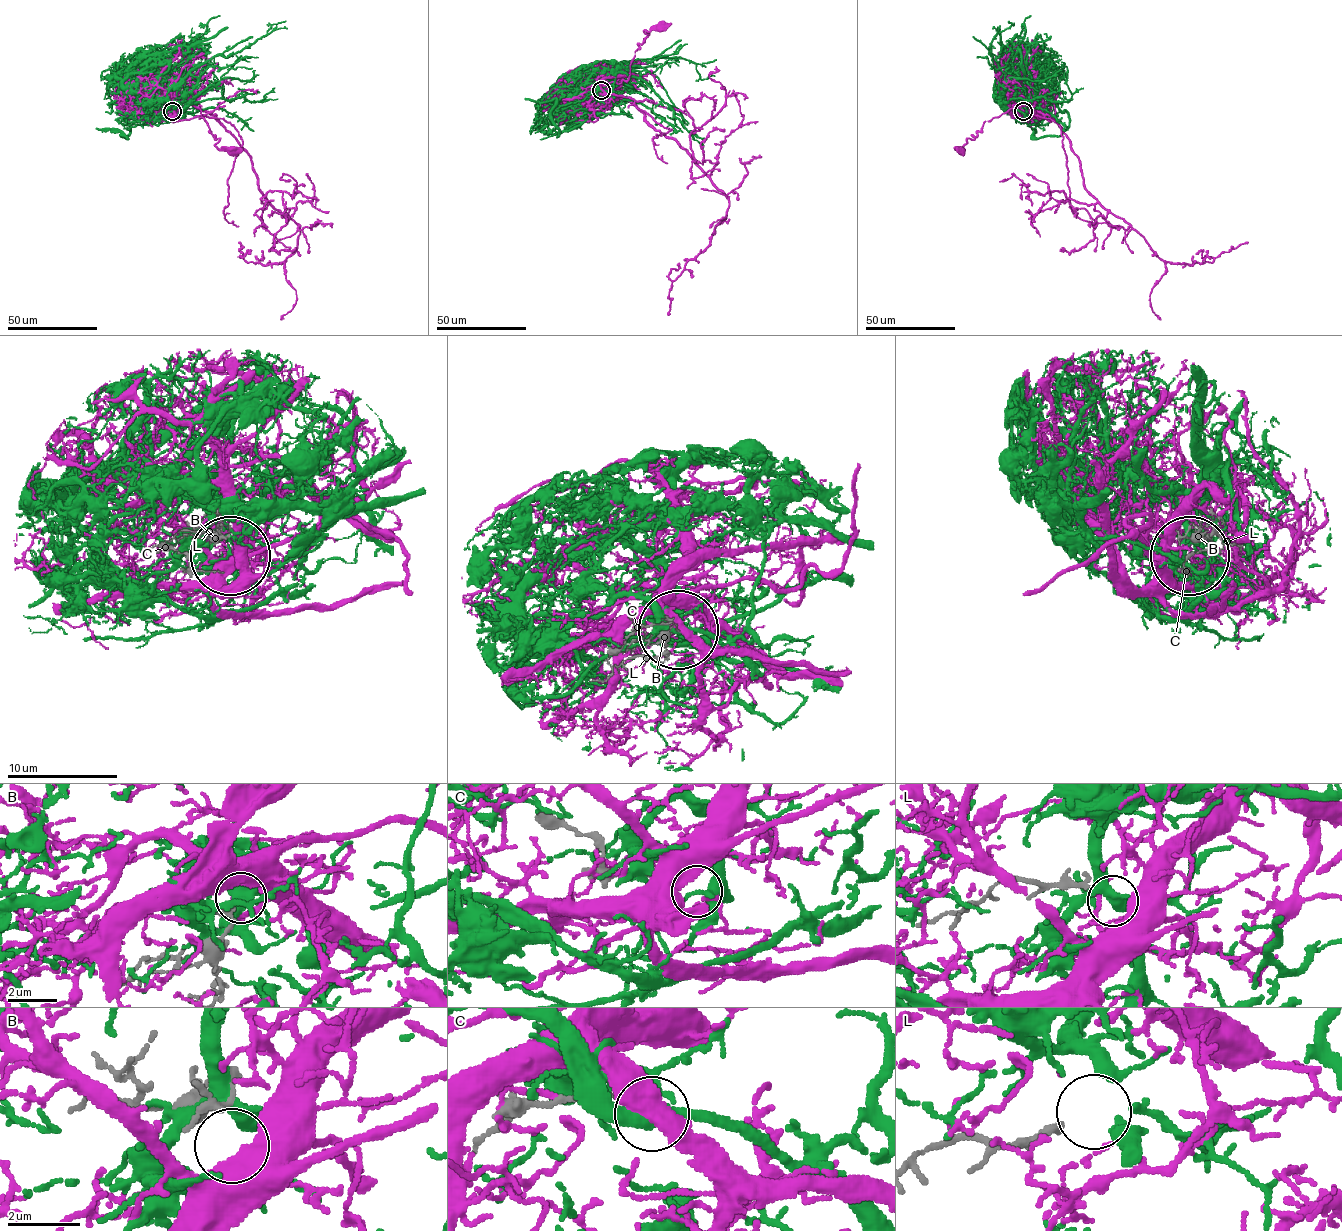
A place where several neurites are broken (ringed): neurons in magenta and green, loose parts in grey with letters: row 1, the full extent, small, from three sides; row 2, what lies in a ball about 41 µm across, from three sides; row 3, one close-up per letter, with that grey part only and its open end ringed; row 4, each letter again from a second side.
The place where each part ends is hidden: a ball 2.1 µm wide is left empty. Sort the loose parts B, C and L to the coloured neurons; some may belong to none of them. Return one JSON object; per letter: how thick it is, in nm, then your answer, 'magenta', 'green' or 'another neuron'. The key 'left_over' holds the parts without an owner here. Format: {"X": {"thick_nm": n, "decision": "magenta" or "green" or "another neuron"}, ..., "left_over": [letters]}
{"B": {"thick_nm": 140, "decision": "magenta"}, "C": {"thick_nm": 160, "decision": "another neuron"}, "L": {"thick_nm": 240, "decision": "green"}, "left_over": ["C"]}

